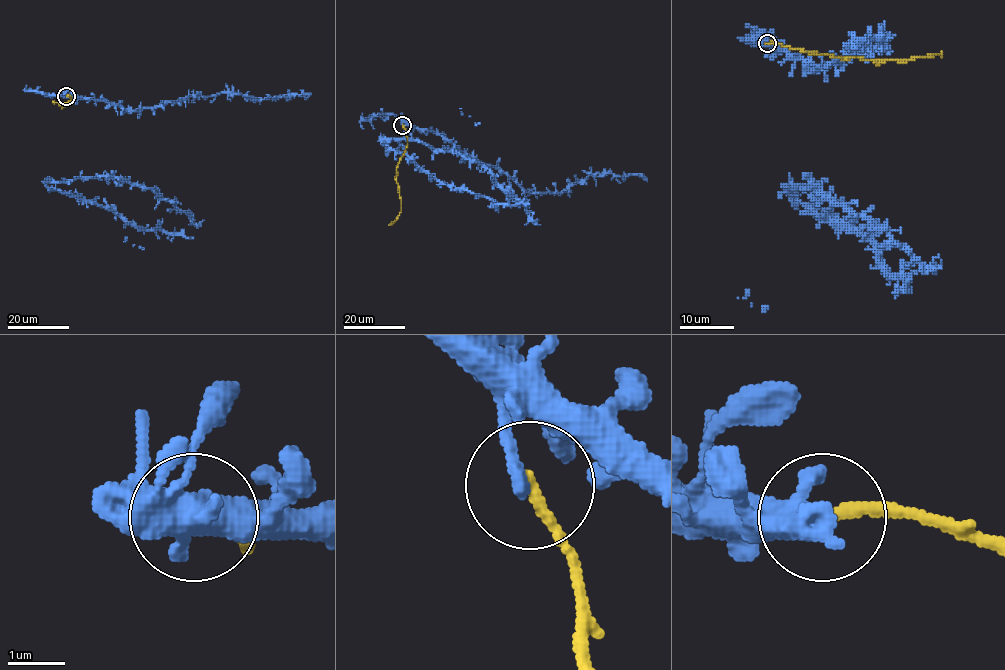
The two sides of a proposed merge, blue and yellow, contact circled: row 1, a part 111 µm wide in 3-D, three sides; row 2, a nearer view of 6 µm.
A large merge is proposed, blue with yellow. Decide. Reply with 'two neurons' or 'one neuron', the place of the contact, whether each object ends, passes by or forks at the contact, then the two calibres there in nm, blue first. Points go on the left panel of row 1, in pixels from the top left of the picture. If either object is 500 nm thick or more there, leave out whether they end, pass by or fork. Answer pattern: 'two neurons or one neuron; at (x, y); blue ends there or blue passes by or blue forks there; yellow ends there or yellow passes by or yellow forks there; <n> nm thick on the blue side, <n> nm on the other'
two neurons; at (66, 96); blue ends there; yellow ends there; 280 nm thick on the blue side, 200 nm on the other

